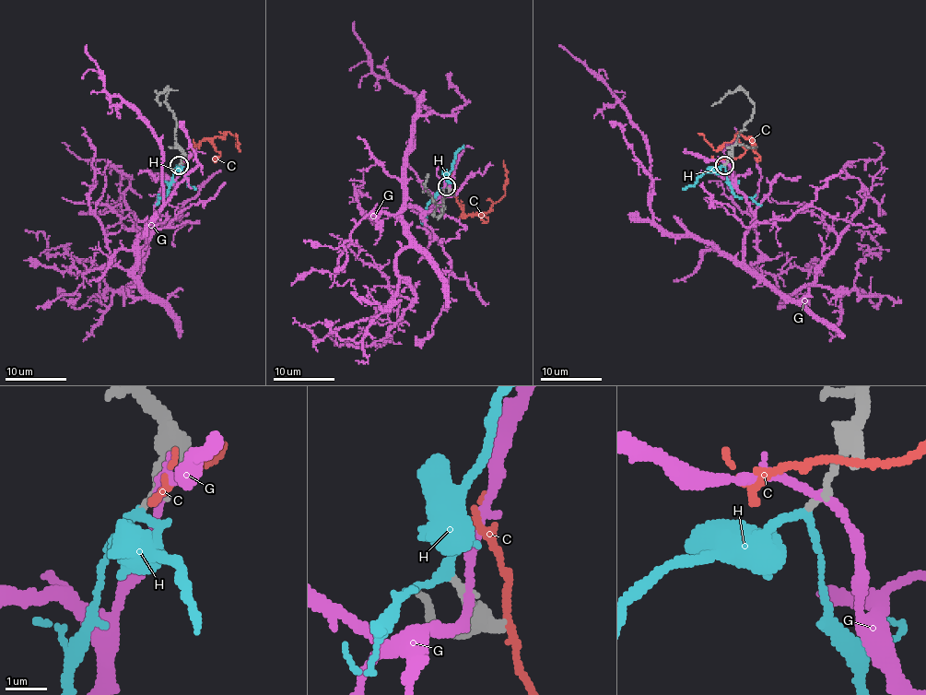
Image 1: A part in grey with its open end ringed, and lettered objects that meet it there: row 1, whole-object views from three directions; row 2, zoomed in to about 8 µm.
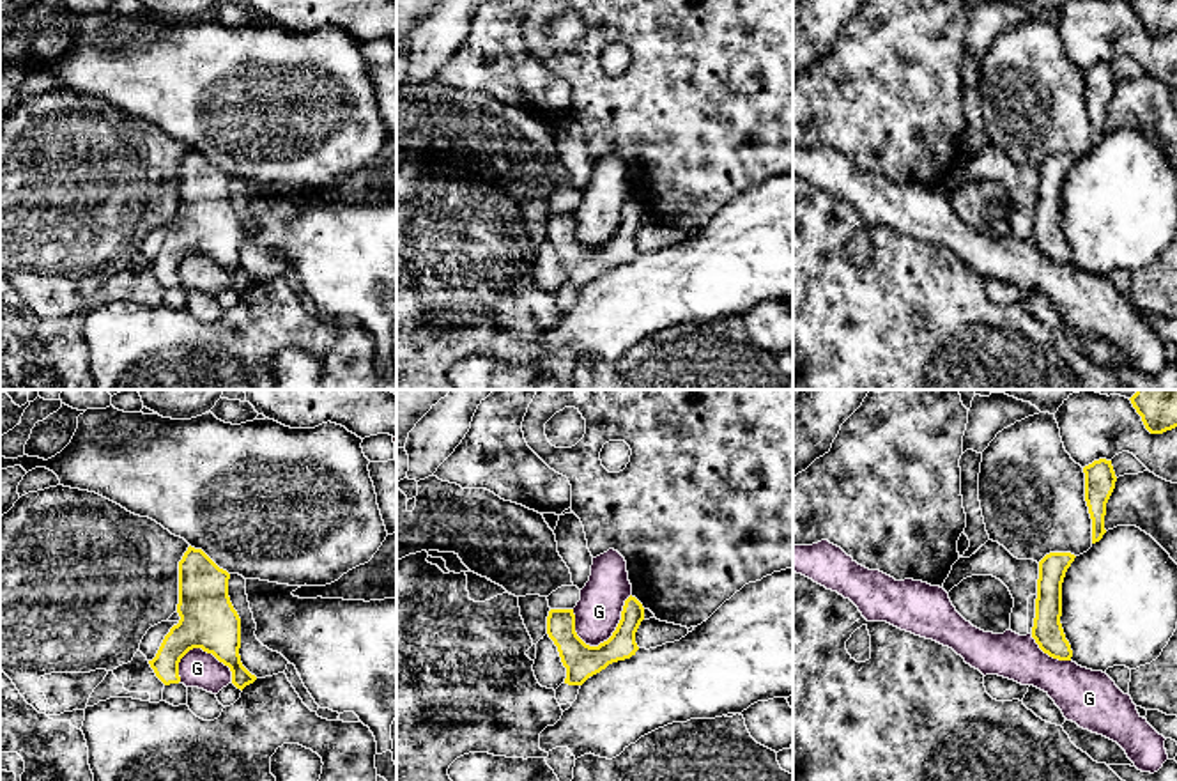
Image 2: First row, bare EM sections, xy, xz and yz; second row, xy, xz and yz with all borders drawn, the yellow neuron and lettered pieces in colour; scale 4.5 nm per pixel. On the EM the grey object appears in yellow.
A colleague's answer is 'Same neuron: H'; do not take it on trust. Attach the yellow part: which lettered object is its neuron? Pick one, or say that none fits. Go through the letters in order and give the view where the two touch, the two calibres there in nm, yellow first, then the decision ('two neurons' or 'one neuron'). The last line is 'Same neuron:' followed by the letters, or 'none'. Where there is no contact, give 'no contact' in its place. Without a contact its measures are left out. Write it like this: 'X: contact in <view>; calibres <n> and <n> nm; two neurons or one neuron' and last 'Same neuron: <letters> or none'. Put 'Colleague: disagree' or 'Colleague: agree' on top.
Colleague: agree
C: no contact; two neurons
G: contact in xz; calibres 160 and 200 nm; two neurons
H: no contact; one neuron
Same neuron: H

